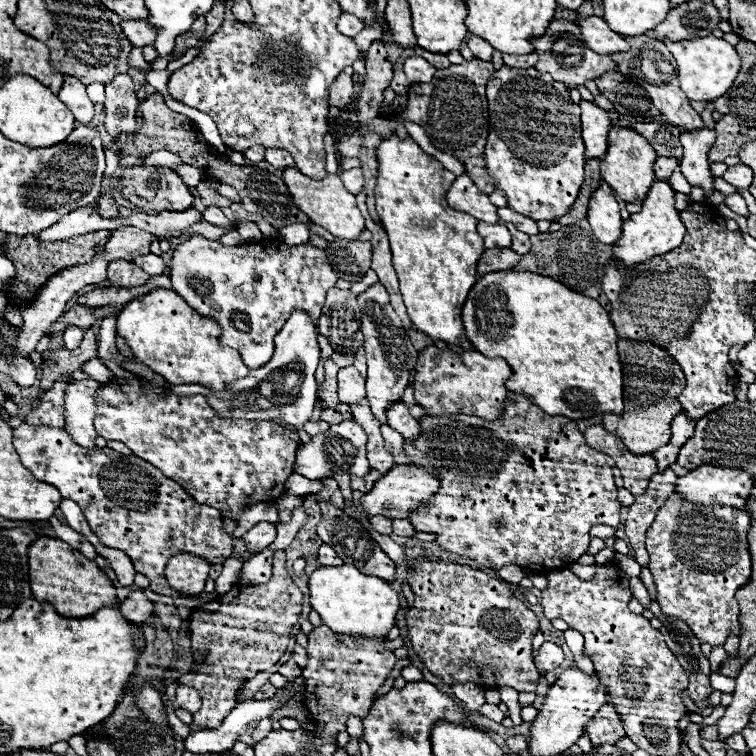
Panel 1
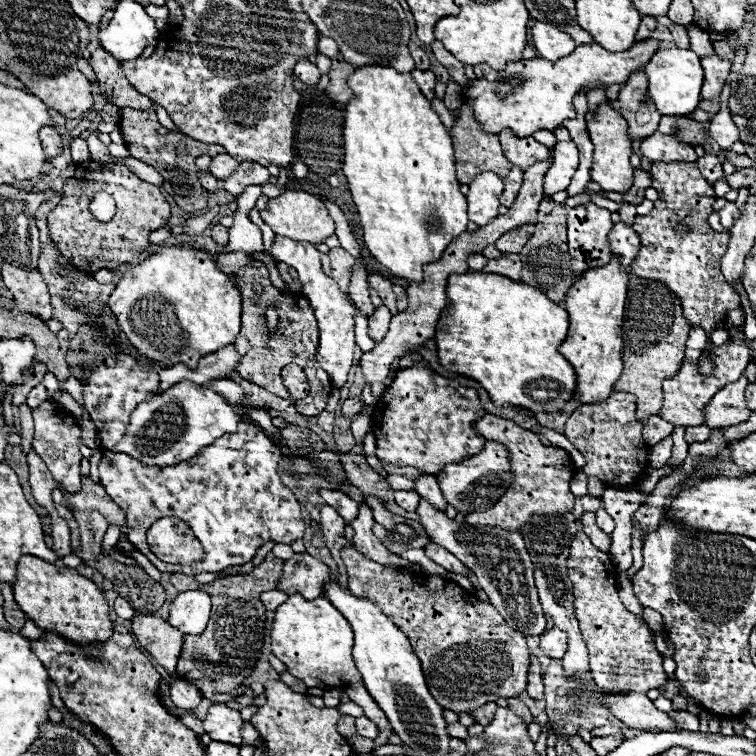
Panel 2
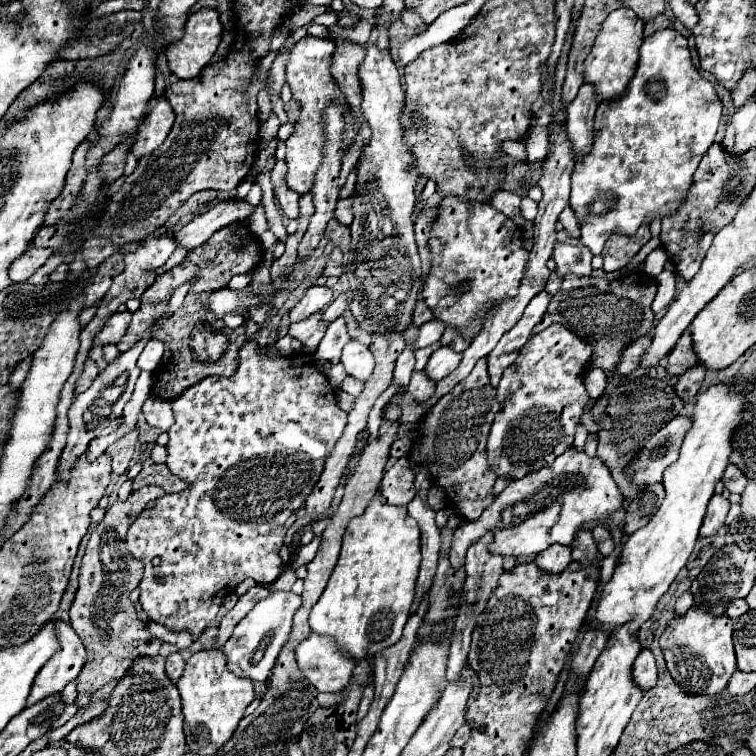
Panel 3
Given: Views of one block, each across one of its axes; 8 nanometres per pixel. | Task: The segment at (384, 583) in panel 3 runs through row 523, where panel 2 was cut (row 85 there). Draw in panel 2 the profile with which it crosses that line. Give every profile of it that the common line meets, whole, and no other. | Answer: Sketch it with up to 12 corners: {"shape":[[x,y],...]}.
{"shape":[[410,74],[348,80],[366,248],[422,284],[466,232],[448,130]]}

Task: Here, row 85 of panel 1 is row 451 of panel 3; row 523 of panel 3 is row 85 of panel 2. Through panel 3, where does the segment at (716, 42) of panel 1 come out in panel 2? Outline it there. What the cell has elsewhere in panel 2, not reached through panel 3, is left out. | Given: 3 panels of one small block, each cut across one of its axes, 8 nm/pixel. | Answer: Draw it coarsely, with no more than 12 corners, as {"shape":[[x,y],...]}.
{"shape":[[658,50],[644,70],[660,114],[692,114],[704,82],[698,54]]}

